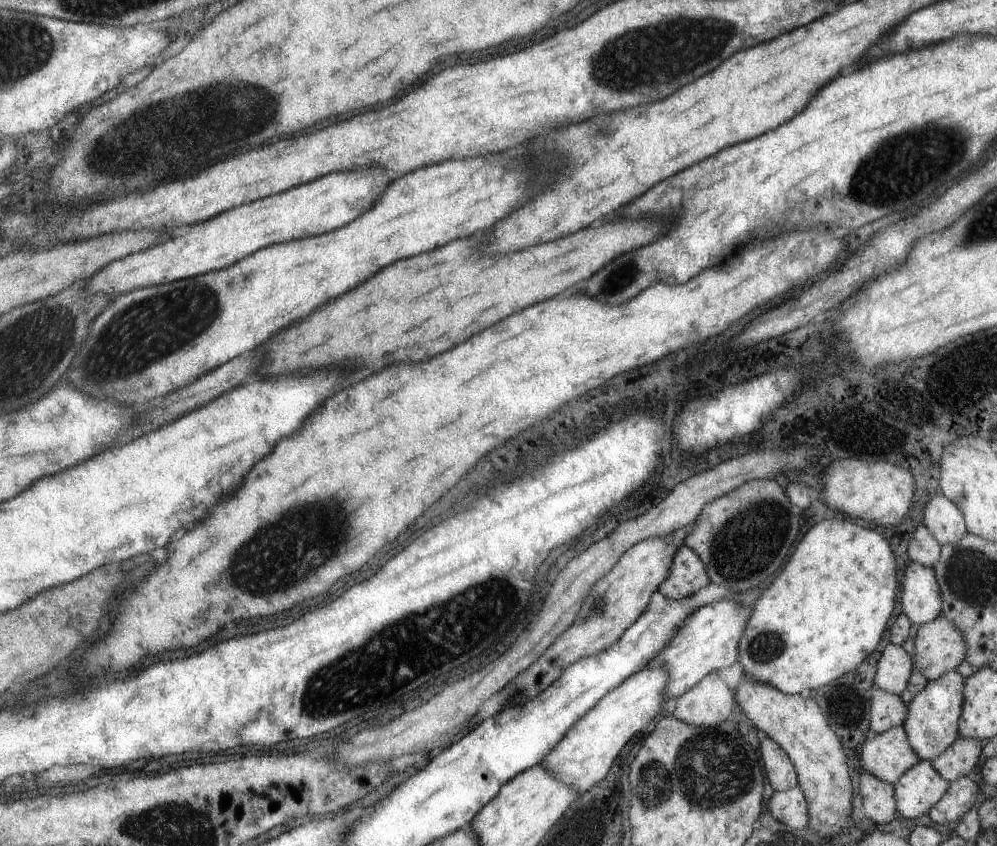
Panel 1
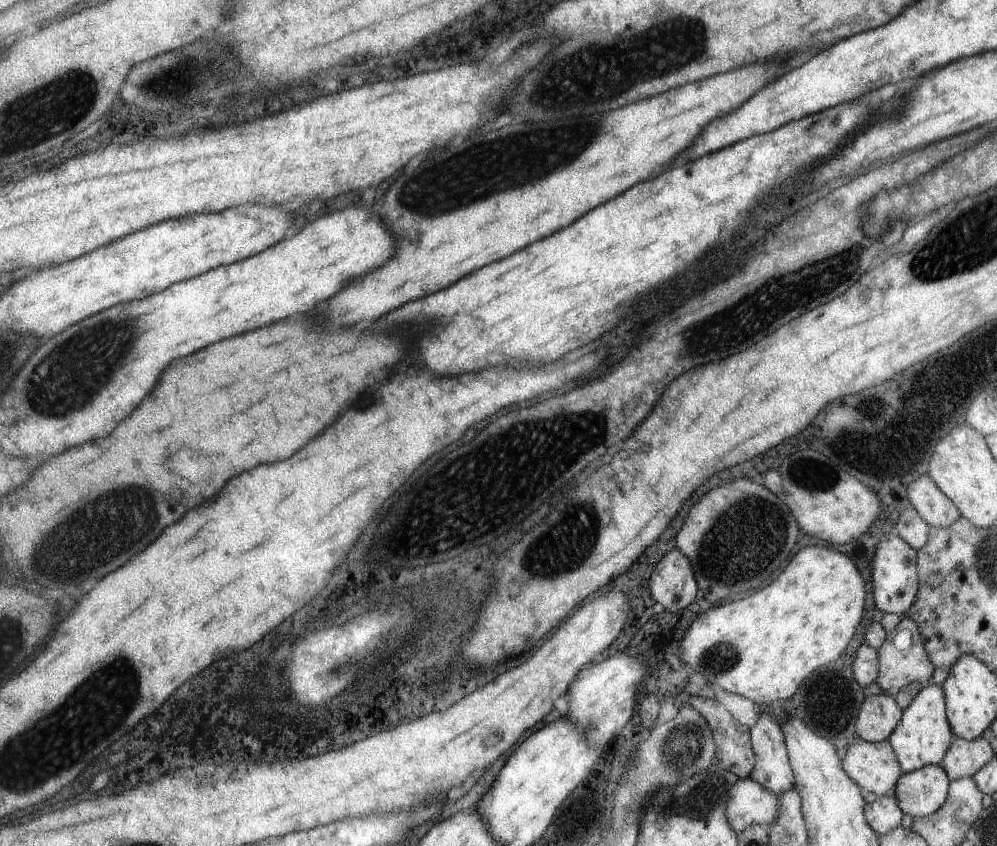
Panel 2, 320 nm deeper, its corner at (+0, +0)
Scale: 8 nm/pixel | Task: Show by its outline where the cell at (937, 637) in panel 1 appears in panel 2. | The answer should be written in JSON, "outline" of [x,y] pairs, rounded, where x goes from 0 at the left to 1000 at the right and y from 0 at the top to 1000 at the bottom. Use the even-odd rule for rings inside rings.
{"outline":[[[910,728],[904,729],[900,739],[889,751],[887,760],[880,767],[880,783],[878,806],[880,811],[883,811],[886,819],[896,824],[913,806],[920,805],[929,810],[932,809],[937,790],[931,780],[930,771],[927,768],[927,760],[924,759],[923,746],[919,735],[916,735]],[[908,742],[913,747],[913,762],[906,768],[900,768],[896,765],[894,757],[900,747],[908,745]]]}

